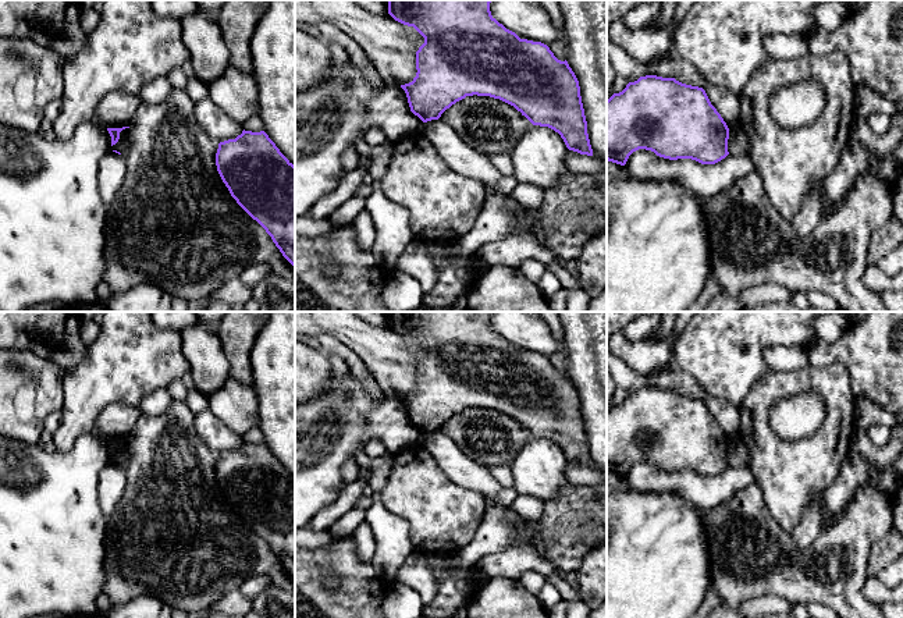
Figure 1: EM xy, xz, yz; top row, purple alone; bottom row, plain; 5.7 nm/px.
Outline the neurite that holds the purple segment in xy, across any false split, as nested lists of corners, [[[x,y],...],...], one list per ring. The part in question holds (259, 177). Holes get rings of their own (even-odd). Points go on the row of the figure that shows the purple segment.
[[[242,131],[235,139],[218,143],[217,171],[237,203],[271,237],[282,256],[295,267],[295,166],[280,152],[264,131]]]

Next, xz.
[[[388,0],[388,14],[398,22],[413,26],[424,43],[416,52],[416,77],[401,85],[410,111],[423,122],[438,120],[441,114],[466,96],[500,99],[522,113],[533,125],[558,132],[569,150],[593,156],[579,81],[568,61],[558,60],[541,42],[520,39],[500,24],[490,11],[491,0]]]

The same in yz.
[[[640,77],[607,100],[607,160],[621,166],[639,149],[669,160],[692,159],[715,164],[729,154],[728,139],[729,128],[705,90],[675,78]]]

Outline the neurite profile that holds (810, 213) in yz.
[[[824,181],[813,182],[797,212],[797,216],[792,221],[796,238],[799,239],[810,235],[822,220],[822,187]]]

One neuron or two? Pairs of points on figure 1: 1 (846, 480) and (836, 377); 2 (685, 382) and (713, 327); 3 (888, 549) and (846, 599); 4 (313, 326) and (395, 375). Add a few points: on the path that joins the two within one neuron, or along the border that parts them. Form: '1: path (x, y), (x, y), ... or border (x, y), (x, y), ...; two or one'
1: border (849, 451), (829, 487); two
2: border (676, 365), (689, 372), (713, 395); two
3: border (877, 542), (870, 550), (867, 575); two
4: path (334, 326), (349, 329), (374, 354); one

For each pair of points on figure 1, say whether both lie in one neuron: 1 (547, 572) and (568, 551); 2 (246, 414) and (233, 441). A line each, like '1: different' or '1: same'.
1: different
2: different

